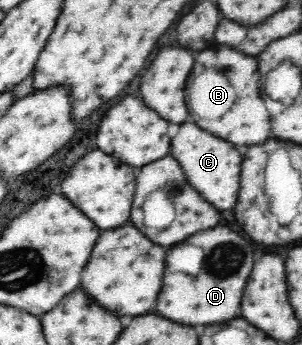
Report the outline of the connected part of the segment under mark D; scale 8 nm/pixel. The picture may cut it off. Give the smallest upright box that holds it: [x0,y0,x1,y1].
[157,227,253,325]

